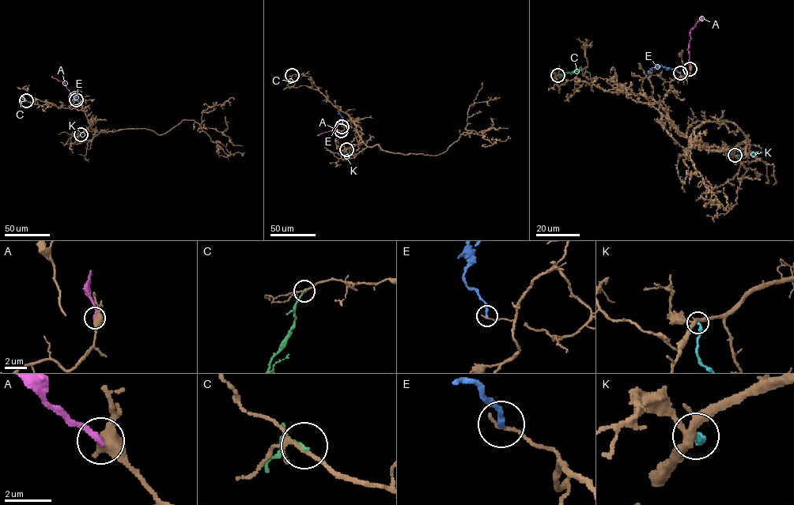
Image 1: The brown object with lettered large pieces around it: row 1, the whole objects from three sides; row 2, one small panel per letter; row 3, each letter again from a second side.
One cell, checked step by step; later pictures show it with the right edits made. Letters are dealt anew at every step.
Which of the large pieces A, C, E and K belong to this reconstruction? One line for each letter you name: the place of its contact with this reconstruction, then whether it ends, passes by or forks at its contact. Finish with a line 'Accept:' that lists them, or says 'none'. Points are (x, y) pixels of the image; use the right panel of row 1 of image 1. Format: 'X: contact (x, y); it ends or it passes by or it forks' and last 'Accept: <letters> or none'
Accept: none

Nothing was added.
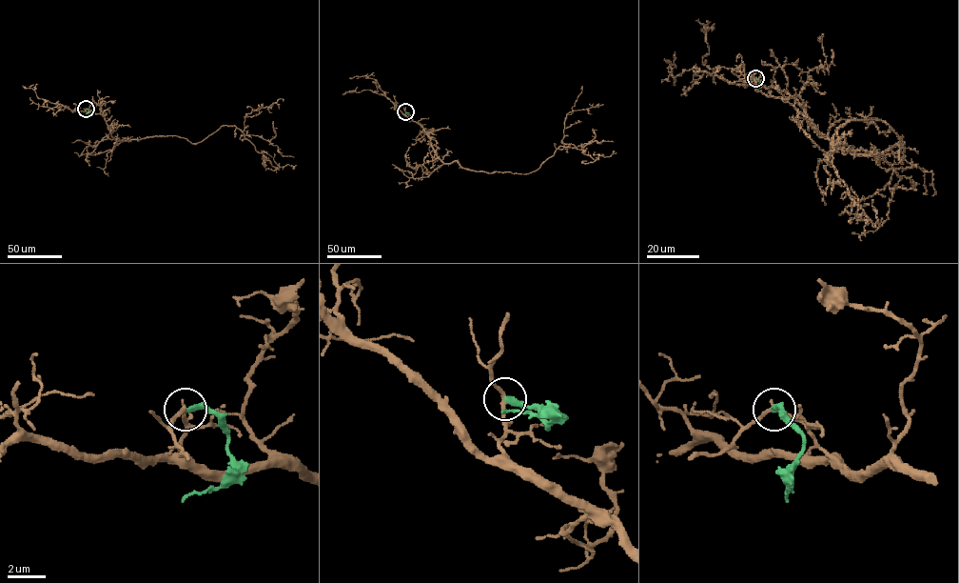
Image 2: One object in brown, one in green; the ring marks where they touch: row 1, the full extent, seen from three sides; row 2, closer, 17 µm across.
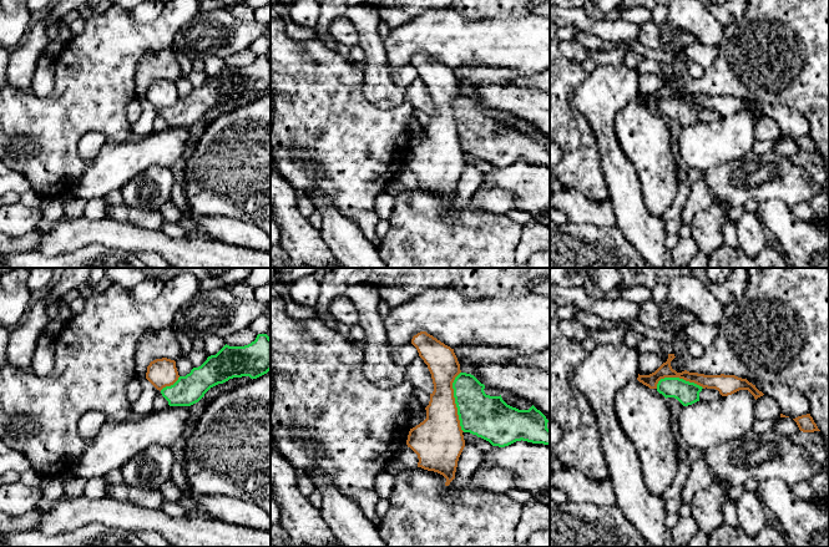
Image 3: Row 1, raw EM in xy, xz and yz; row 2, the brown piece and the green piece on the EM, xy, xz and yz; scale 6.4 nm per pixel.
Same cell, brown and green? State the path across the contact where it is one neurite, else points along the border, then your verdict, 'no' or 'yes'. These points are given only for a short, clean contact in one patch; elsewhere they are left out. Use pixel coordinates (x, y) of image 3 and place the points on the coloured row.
along xz (460, 371), (453, 383), (453, 396), (459, 425), (464, 431) | no

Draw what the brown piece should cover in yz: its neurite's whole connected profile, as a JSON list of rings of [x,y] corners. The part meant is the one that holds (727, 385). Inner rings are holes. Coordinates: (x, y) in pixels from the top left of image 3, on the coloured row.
[[[668,354],[668,359],[663,363],[654,373],[649,375],[640,375],[637,380],[649,389],[657,389],[657,384],[664,378],[679,378],[689,383],[694,383],[703,389],[716,389],[722,396],[732,395],[739,390],[748,390],[754,399],[763,396],[755,385],[749,383],[747,379],[738,378],[736,375],[704,375],[698,373],[689,373],[687,370],[677,373],[672,369],[671,361],[674,359],[674,354]]]

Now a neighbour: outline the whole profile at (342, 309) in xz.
[[[345,295],[337,297],[329,308],[330,321],[344,323],[349,326],[358,324],[359,315],[355,304]]]

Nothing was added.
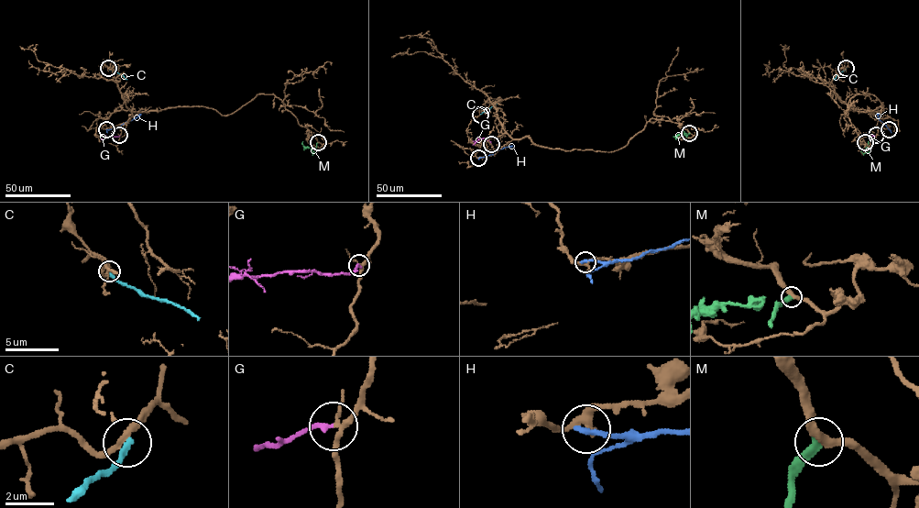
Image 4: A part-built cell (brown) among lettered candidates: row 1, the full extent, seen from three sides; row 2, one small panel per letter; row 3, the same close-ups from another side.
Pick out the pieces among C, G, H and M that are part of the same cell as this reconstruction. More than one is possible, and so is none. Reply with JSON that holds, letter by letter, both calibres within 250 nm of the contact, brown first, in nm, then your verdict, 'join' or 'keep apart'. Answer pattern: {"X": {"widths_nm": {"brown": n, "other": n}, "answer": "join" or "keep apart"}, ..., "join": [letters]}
{"C": {"widths_nm": {"brown": 240, "other": 240}, "answer": "keep apart"}, "G": {"widths_nm": {"brown": 170, "other": 200}, "answer": "join"}, "H": {"widths_nm": {"brown": 320, "other": 240}, "answer": "keep apart"}, "M": {"widths_nm": {"brown": 320, "other": 360}, "answer": "join"}, "join": ["G", "M"]}

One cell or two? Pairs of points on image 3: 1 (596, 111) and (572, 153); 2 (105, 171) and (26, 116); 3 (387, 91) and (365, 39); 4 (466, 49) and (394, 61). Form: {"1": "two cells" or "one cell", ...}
{"1": "two cells", "2": "two cells", "3": "one cell", "4": "one cell"}

